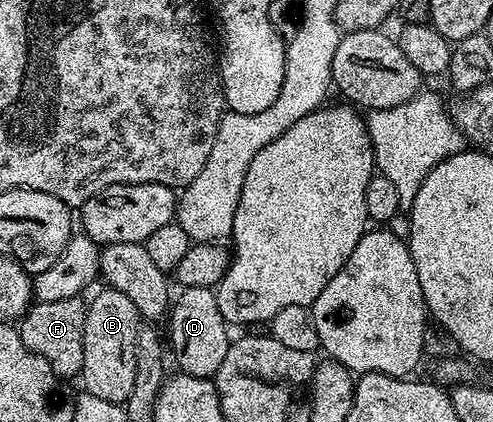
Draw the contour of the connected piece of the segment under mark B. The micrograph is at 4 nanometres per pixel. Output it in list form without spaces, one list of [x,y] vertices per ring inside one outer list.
[[[104,289],[88,300],[83,325],[83,369],[79,376],[84,394],[125,405],[135,380],[135,347],[139,316],[131,297]]]

